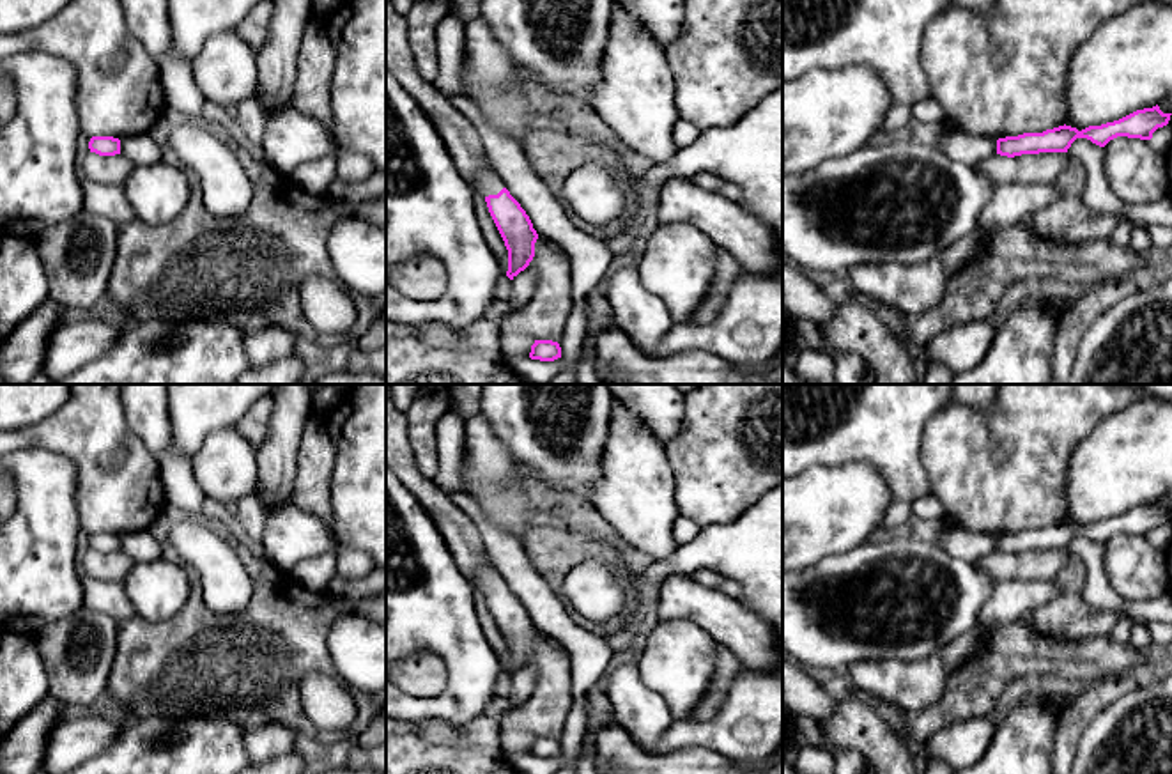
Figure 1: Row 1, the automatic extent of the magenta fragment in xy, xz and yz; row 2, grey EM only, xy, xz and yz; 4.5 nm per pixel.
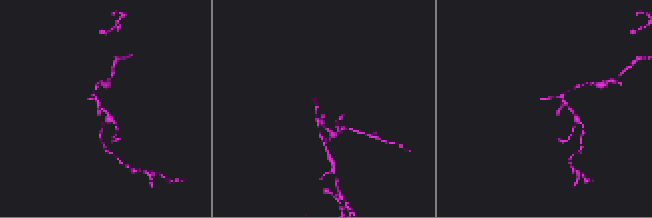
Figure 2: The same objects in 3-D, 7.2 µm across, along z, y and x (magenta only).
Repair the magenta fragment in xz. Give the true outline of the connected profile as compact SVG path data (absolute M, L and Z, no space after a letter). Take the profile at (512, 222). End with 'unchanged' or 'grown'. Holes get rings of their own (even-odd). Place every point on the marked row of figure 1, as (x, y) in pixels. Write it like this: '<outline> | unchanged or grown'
M478 168L473 186L485 197L489 213L505 241L508 250L506 276L513 280L533 260L538 234L526 211L490 168Z | grown

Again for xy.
M92 136L89 149L99 156L115 156L120 154L120 140L113 136Z | unchanged

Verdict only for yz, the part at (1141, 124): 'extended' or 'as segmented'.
as segmented

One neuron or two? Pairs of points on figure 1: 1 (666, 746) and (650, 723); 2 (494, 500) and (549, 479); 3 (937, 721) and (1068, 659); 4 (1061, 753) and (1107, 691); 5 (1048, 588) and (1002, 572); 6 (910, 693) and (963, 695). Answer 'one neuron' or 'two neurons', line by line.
1: two neurons
2: two neurons
3: one neuron
4: one neuron
5: two neurons
6: two neurons

